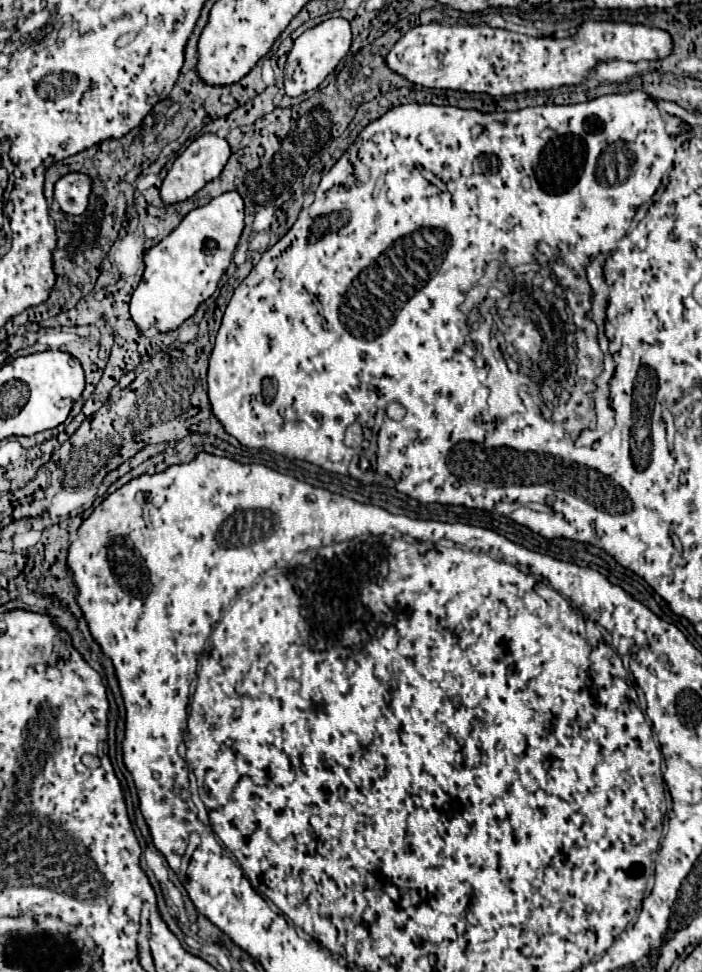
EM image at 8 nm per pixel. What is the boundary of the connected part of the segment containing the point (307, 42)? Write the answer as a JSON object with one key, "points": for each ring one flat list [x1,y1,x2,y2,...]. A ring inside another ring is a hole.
{"points":[[328,19,308,31,304,31,296,41,292,51,288,53,286,71,284,71,284,85,286,95,300,97,308,91,318,89,318,85,328,77,328,73,348,55,352,45,352,31,346,19]]}

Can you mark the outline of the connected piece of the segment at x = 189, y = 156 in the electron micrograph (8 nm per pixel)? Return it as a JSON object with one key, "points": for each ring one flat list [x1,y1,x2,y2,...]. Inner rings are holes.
{"points":[[202,135,202,137,198,137,174,161,172,169,168,171,166,179,162,181,160,199,164,201,164,205,174,205,174,203,182,203,182,201,194,197,206,183,210,183,212,179,216,179,222,173,228,159,230,159,230,147,228,147,226,139,222,139,218,135]]}

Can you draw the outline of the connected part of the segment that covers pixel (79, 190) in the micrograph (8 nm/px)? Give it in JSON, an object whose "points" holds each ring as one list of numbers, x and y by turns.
{"points":[[68,173,54,187,54,199,68,215,82,215,92,193,92,179,84,173]]}

